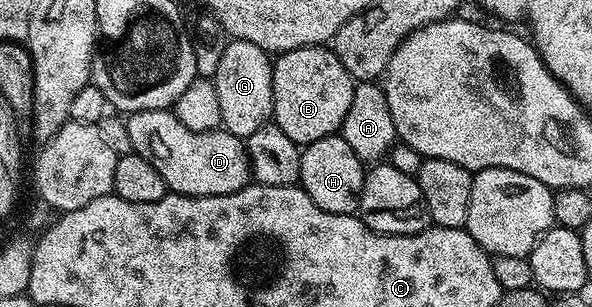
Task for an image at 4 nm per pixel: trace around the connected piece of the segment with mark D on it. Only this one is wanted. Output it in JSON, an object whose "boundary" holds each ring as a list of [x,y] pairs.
{"boundary":[[[170,110],[133,111],[126,116],[129,141],[134,154],[145,157],[165,181],[168,192],[176,195],[228,195],[237,193],[252,182],[251,163],[247,160],[244,140],[222,129],[194,131],[185,125]]]}

